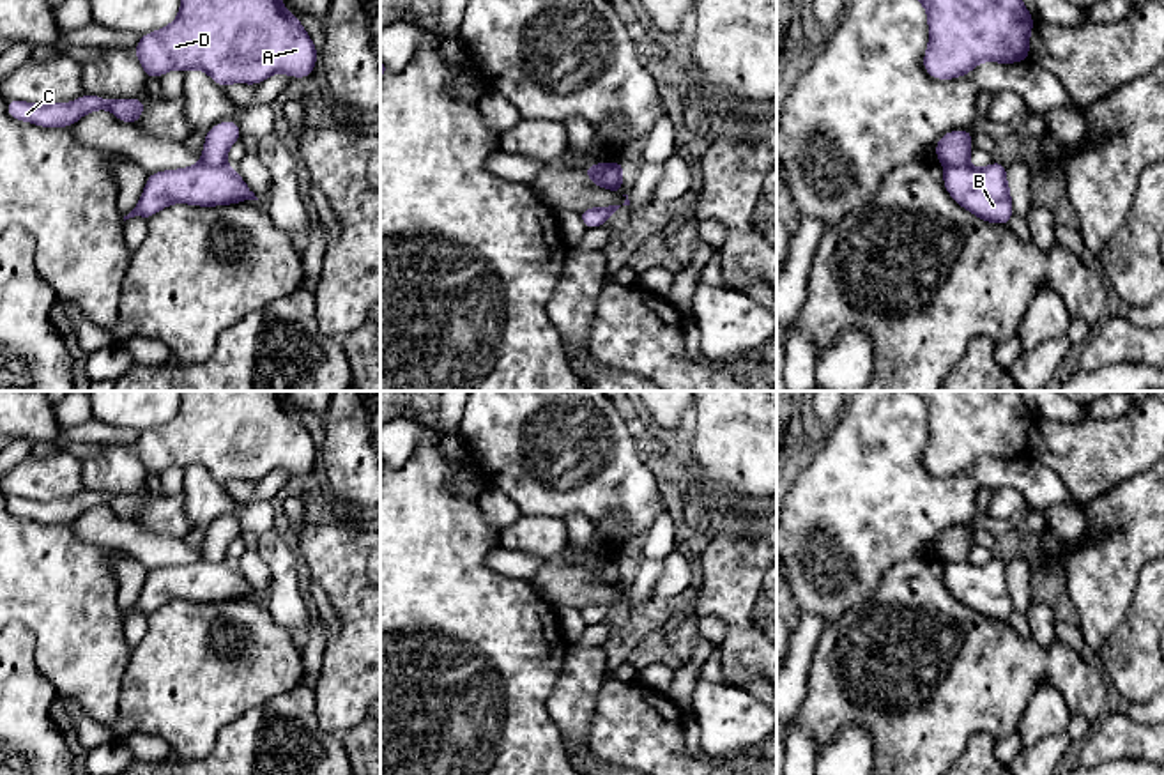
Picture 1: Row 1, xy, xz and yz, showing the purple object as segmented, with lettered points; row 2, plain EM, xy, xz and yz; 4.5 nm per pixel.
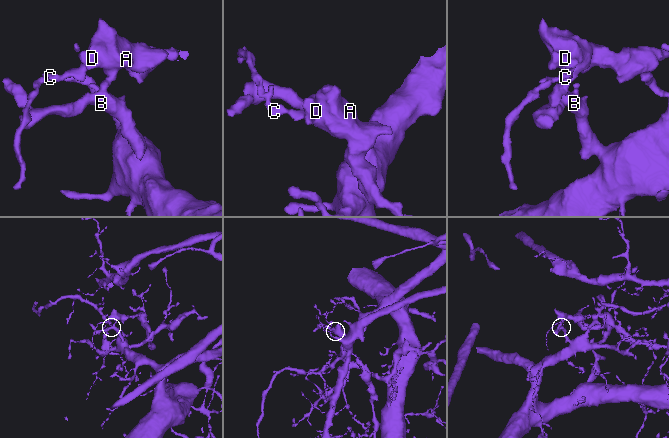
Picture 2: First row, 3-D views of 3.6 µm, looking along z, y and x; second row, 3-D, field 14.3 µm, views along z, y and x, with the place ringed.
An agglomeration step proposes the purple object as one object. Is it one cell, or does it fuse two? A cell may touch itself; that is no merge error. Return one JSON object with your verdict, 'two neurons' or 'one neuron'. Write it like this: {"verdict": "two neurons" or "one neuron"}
{"verdict": "two neurons"}

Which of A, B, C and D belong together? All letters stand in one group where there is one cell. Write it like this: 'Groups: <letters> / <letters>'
Groups: A C D / B

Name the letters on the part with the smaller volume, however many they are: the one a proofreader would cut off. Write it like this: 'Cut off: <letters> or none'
Cut off: A, C, D

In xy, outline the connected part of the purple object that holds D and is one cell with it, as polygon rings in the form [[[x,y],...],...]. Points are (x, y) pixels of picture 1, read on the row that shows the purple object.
[[[180,0],[179,16],[165,28],[143,34],[133,51],[145,78],[161,78],[172,69],[203,69],[219,87],[258,85],[276,73],[310,78],[320,55],[281,0]]]

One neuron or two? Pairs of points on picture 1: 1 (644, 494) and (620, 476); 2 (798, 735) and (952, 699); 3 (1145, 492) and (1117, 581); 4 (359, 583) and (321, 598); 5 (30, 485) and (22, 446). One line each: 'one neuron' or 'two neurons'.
1: one neuron
2: two neurons
3: one neuron
4: two neurons
5: two neurons

